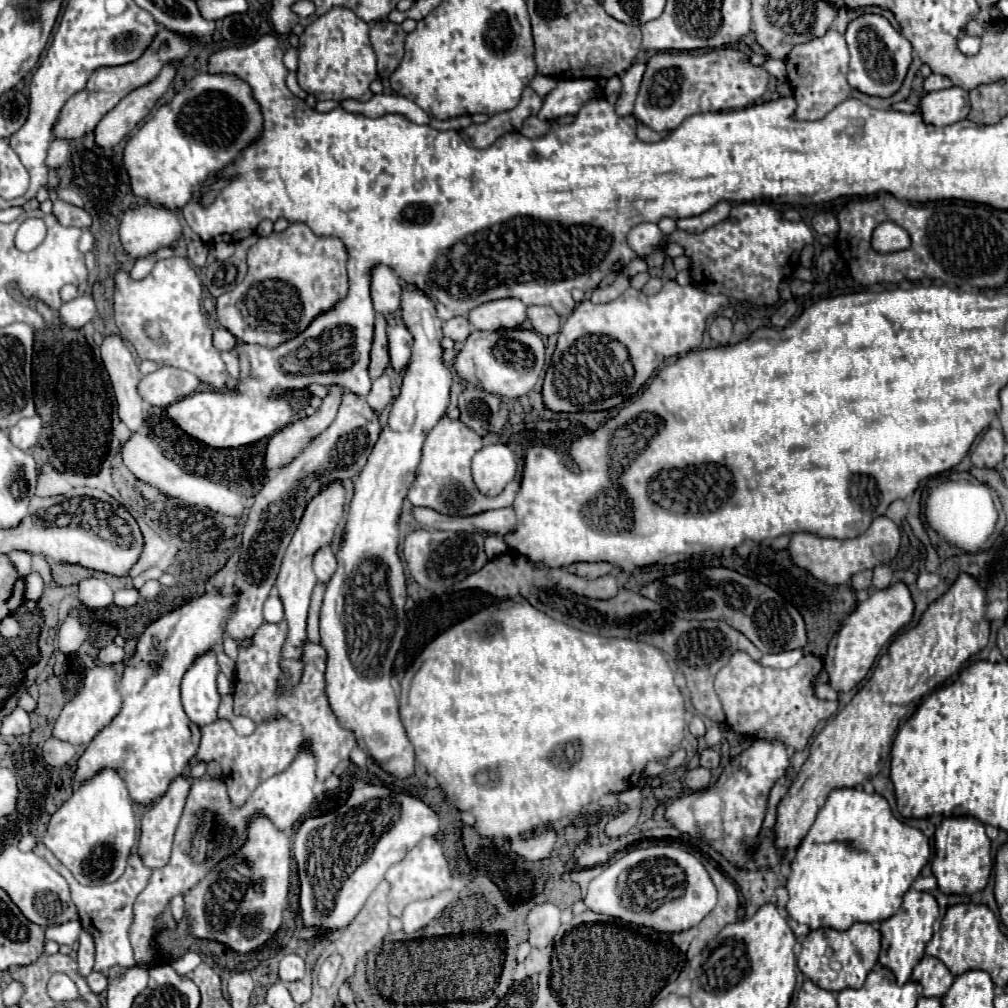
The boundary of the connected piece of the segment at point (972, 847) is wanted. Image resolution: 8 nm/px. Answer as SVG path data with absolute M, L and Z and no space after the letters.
M945 817L935 831L933 875L943 893L971 895L981 891L991 875L991 841L985 835L985 825L975 817Z

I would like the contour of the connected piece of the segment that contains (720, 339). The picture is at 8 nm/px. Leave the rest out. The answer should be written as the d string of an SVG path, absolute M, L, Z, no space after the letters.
M715 317L713 323L709 325L709 335L715 343L719 345L727 345L731 341L733 335L733 323L727 317Z

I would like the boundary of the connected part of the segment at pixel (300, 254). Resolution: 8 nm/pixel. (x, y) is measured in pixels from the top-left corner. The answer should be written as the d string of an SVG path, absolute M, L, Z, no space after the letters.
M293 223L283 233L271 233L267 237L259 237L255 245L251 245L249 271L241 285L237 285L231 293L215 299L217 321L229 329L239 341L257 343L265 347L277 347L283 341L301 333L313 317L323 311L329 311L339 299L347 295L347 251L339 239L333 237L317 237L305 223Z

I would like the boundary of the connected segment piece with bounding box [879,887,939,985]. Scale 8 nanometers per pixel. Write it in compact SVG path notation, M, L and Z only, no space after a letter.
M911 887L905 893L903 907L893 917L879 923L879 931L883 935L883 947L881 947L879 963L895 973L899 985L903 985L911 979L913 967L921 961L921 957L925 953L925 945L933 937L933 923L937 917L939 917L939 905L937 905L935 897L931 893L915 891Z

